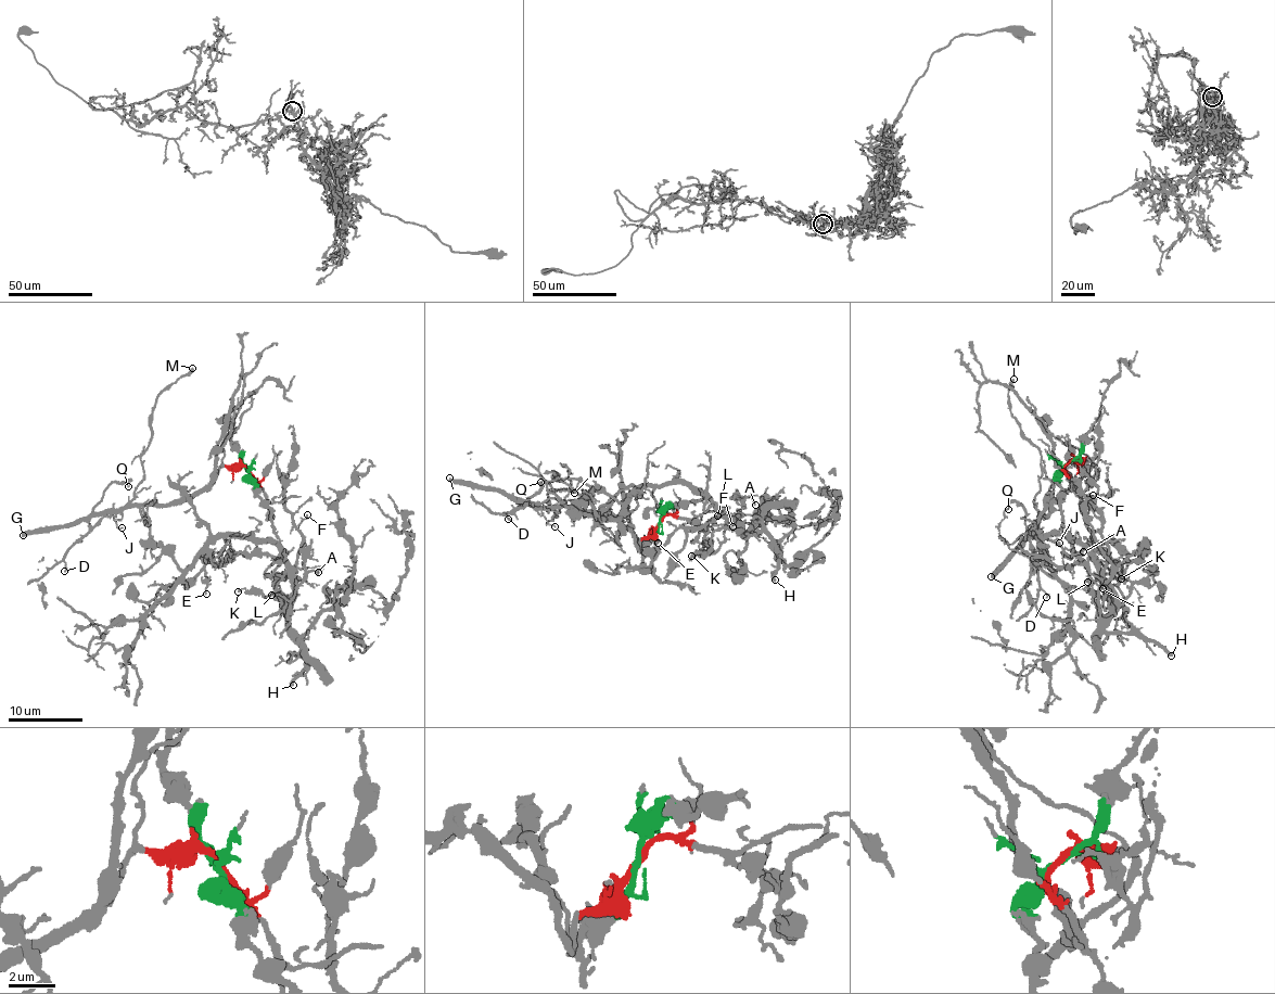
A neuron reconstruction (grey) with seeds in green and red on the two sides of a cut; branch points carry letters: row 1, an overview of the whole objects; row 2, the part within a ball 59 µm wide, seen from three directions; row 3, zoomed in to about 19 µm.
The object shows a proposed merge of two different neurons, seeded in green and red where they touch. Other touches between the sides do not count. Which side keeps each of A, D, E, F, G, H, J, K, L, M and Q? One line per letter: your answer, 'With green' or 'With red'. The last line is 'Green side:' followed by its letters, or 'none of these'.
A: With green
D: With red
E: With green
F: With green
G: With red
H: With green
J: With red
K: With green
L: With green
M: With red
Q: With red
Green side: A, E, F, H, K, L

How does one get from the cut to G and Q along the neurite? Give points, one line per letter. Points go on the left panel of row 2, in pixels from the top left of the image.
G: (245, 468), (222, 467), (207, 486), (167, 505), (125, 505), (92, 512), (72, 522), (27, 531), (23, 535)
Q: (245, 468), (222, 467), (207, 486), (167, 505), (92, 510), (113, 482), (128, 481), (128, 487)

